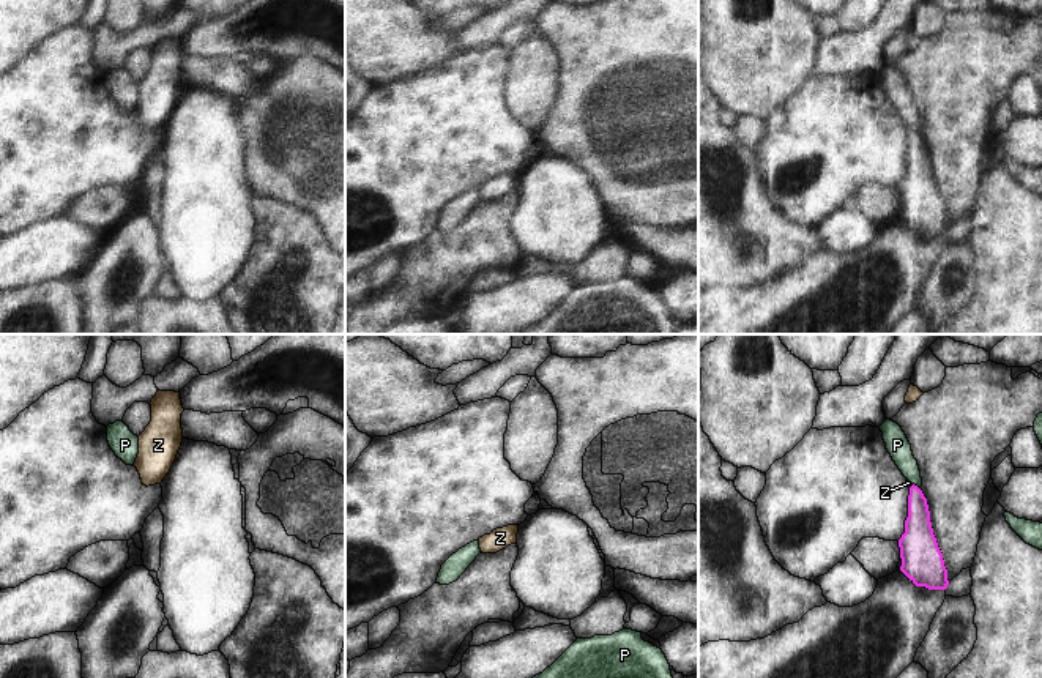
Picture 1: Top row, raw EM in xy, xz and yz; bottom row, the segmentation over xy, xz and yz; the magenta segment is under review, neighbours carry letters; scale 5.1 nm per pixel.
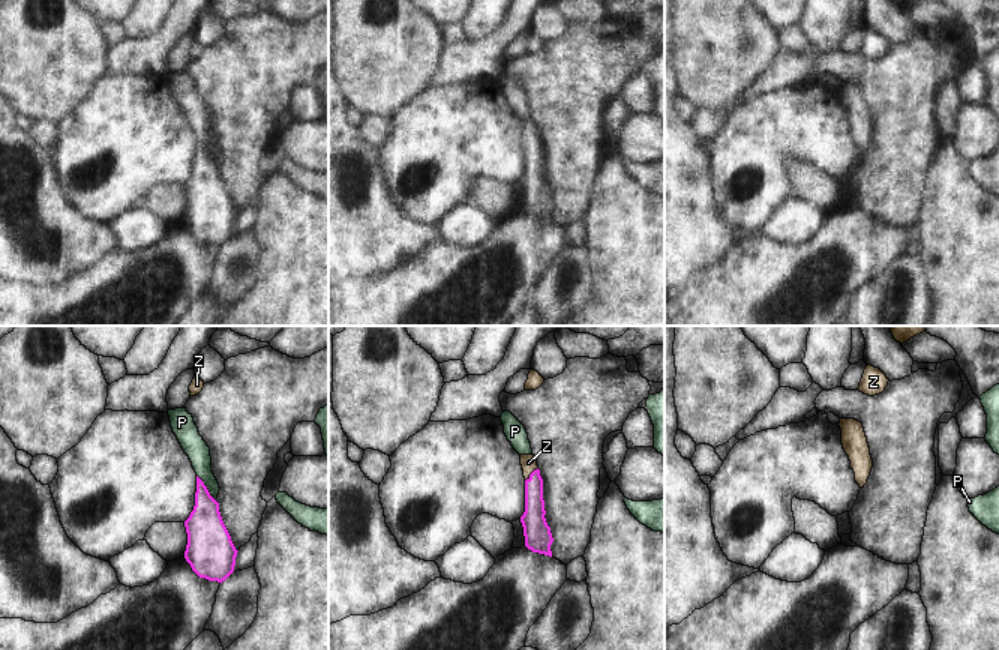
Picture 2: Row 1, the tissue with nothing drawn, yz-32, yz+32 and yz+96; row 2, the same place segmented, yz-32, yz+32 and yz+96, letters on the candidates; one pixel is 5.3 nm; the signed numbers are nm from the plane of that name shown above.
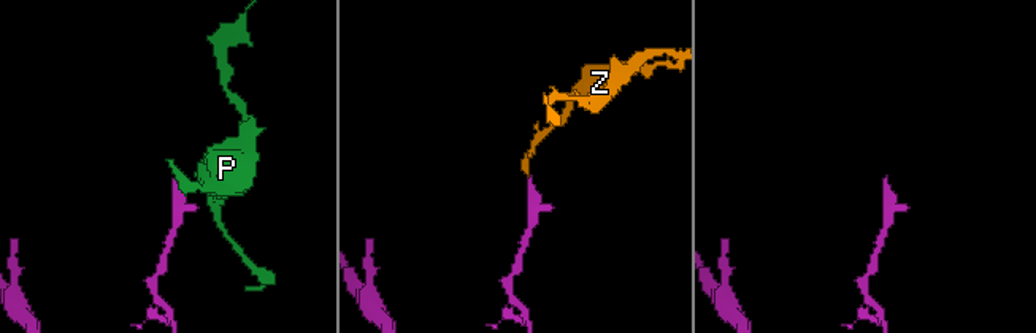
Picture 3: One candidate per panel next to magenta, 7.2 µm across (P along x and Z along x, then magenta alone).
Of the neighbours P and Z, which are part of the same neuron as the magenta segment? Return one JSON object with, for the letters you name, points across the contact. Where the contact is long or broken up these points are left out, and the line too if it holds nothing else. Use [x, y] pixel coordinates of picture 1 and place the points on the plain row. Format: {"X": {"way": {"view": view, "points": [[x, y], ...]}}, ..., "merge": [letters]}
{"Z": {"way": {"view": "yz", "points": [[918, 180], [918, 150], [911, 133], [908, 130]]}}, "merge": ["Z"]}

